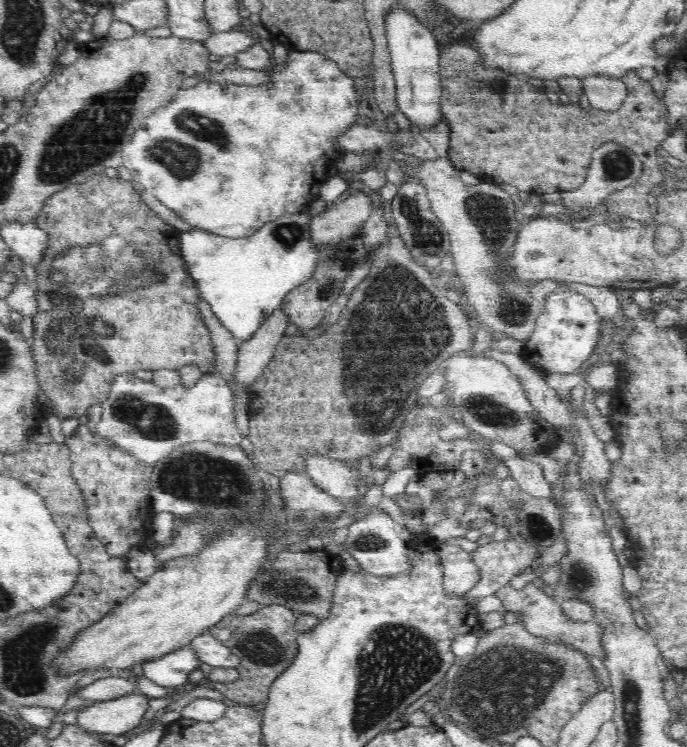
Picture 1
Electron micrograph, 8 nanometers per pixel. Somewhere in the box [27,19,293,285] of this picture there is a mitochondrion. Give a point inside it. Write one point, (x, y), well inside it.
(84, 142)

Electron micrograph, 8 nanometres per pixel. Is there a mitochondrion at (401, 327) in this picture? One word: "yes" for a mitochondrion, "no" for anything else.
yes

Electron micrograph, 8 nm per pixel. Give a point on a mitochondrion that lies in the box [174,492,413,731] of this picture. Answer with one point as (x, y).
(288, 587)

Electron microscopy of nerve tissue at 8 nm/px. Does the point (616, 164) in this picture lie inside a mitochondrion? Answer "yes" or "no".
yes

